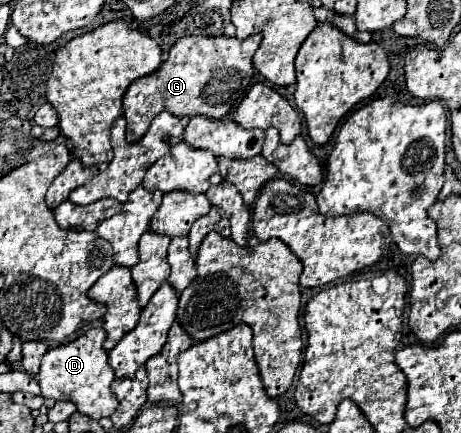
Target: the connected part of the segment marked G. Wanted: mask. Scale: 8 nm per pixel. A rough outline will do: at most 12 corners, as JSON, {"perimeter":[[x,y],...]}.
{"perimeter":[[179,37],[123,97],[127,141],[163,109],[225,117],[261,41]]}

